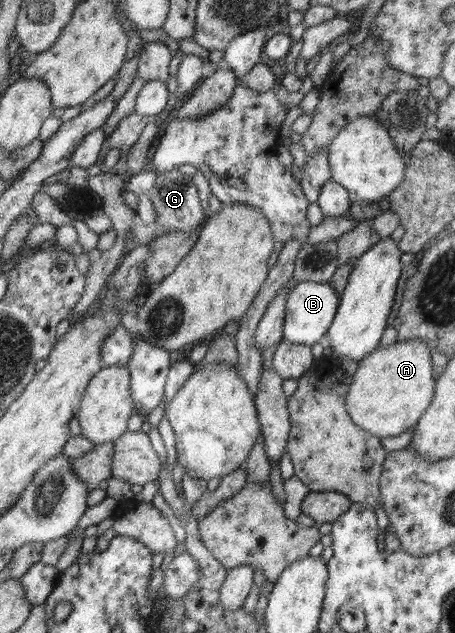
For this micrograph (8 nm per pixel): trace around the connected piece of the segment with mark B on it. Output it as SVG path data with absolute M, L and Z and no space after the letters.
M311 281L298 282L287 295L284 331L282 338L289 342L312 346L324 342L325 336L334 319L340 298L328 283Z

